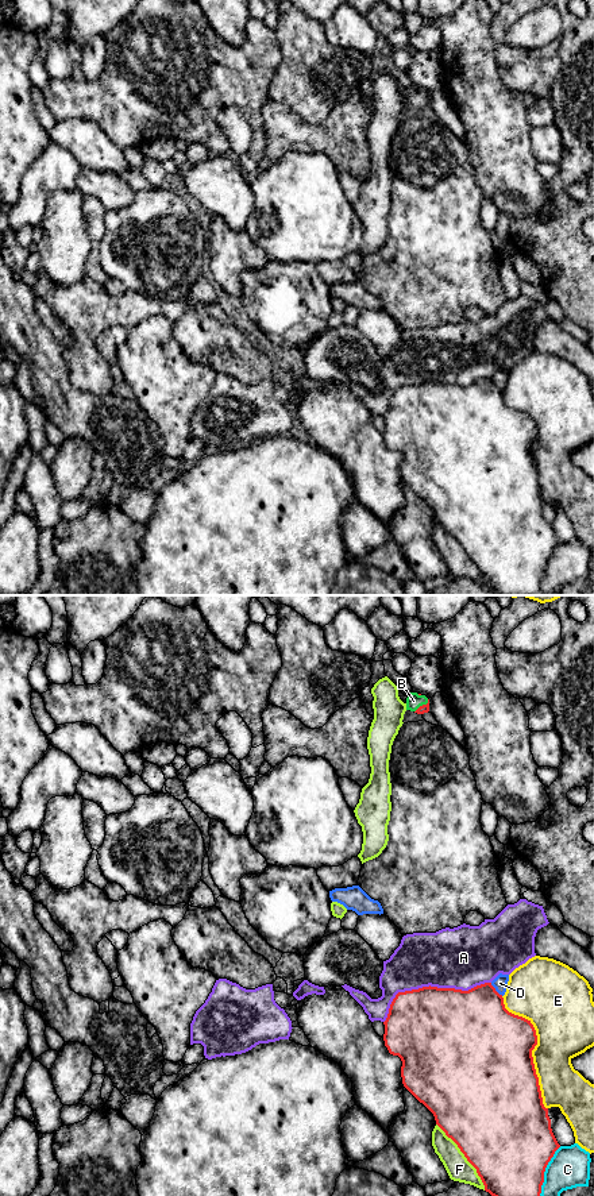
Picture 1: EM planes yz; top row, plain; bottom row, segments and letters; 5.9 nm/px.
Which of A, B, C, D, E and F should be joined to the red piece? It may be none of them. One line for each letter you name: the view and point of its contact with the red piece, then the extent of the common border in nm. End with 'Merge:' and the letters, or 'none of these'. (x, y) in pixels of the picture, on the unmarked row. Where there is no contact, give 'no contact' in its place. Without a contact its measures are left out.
B: meets red in yz at (423, 100); contact 120 nm long
Merge: B

